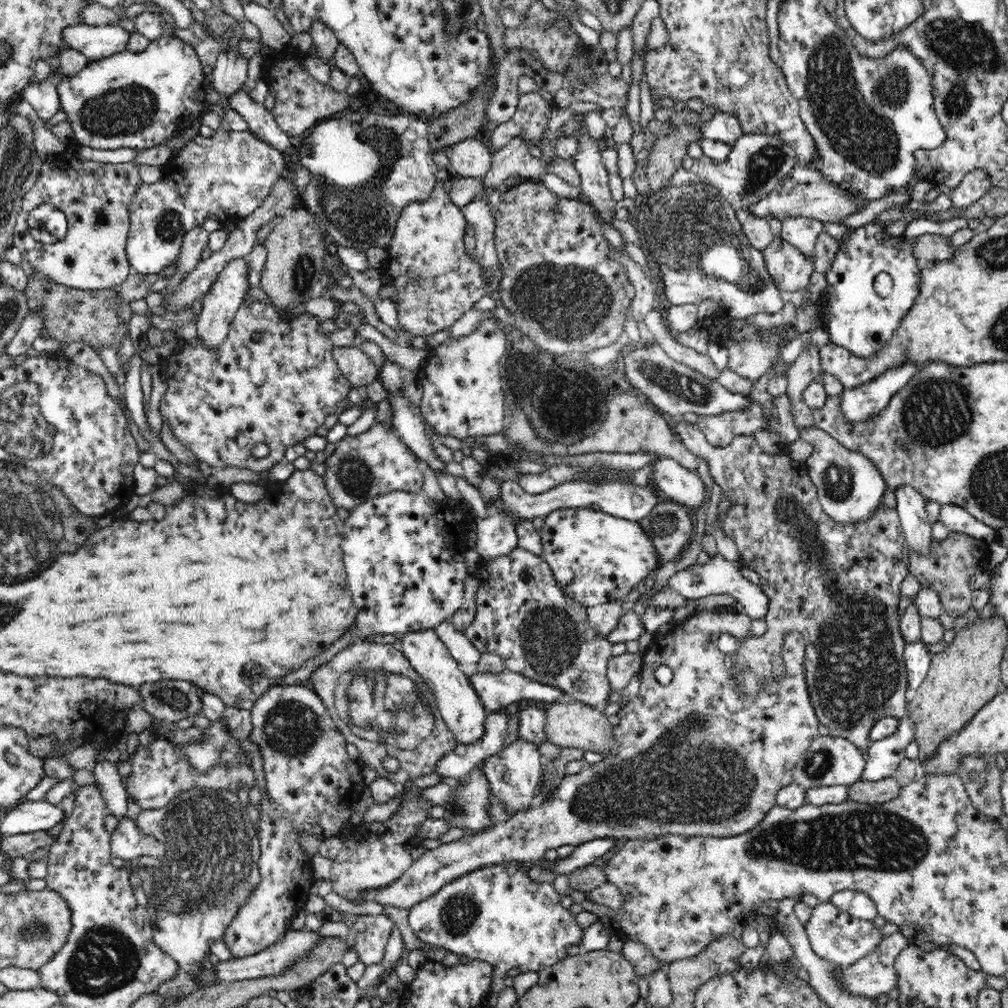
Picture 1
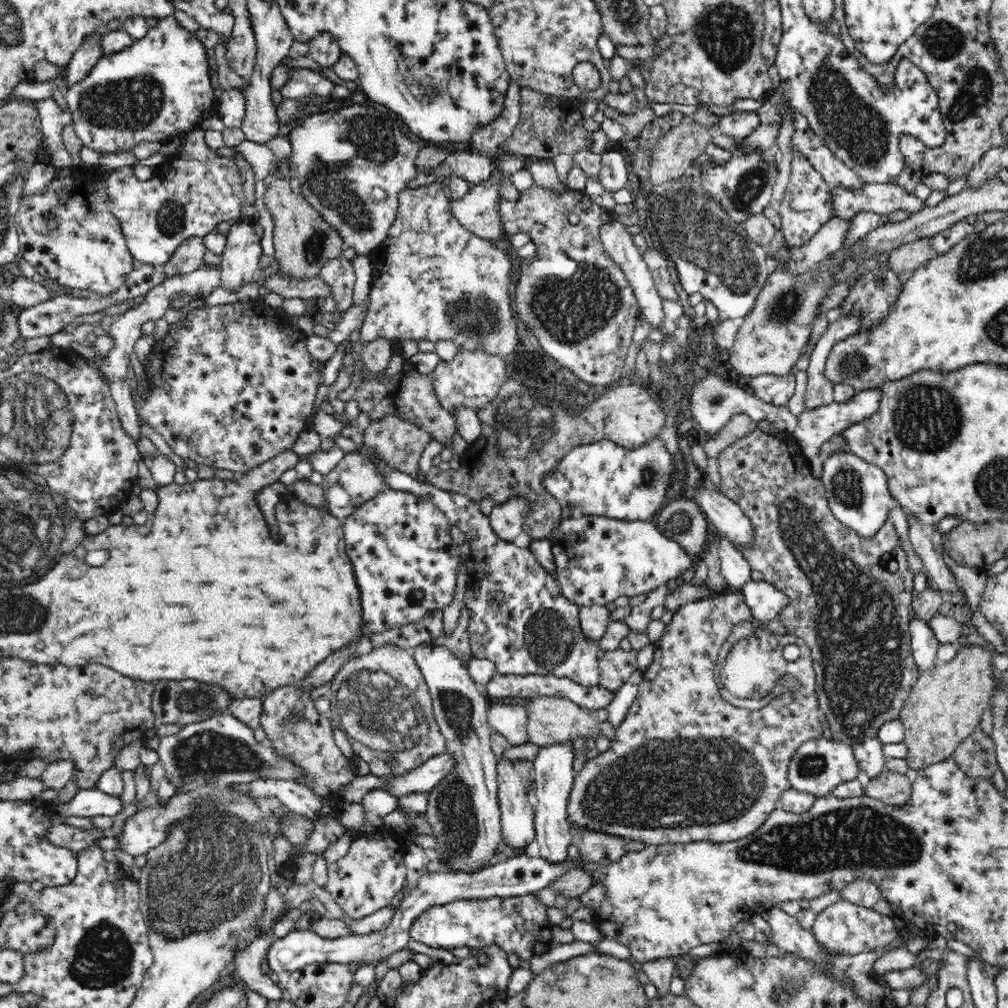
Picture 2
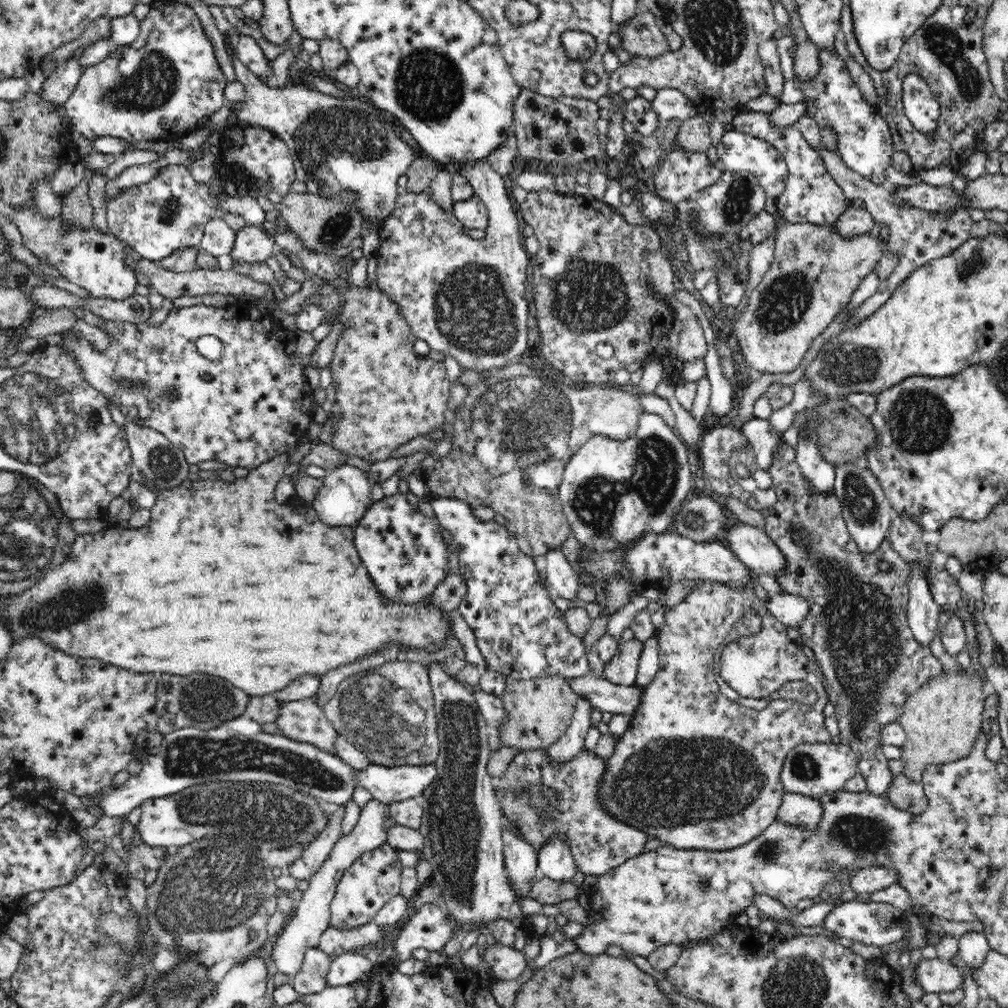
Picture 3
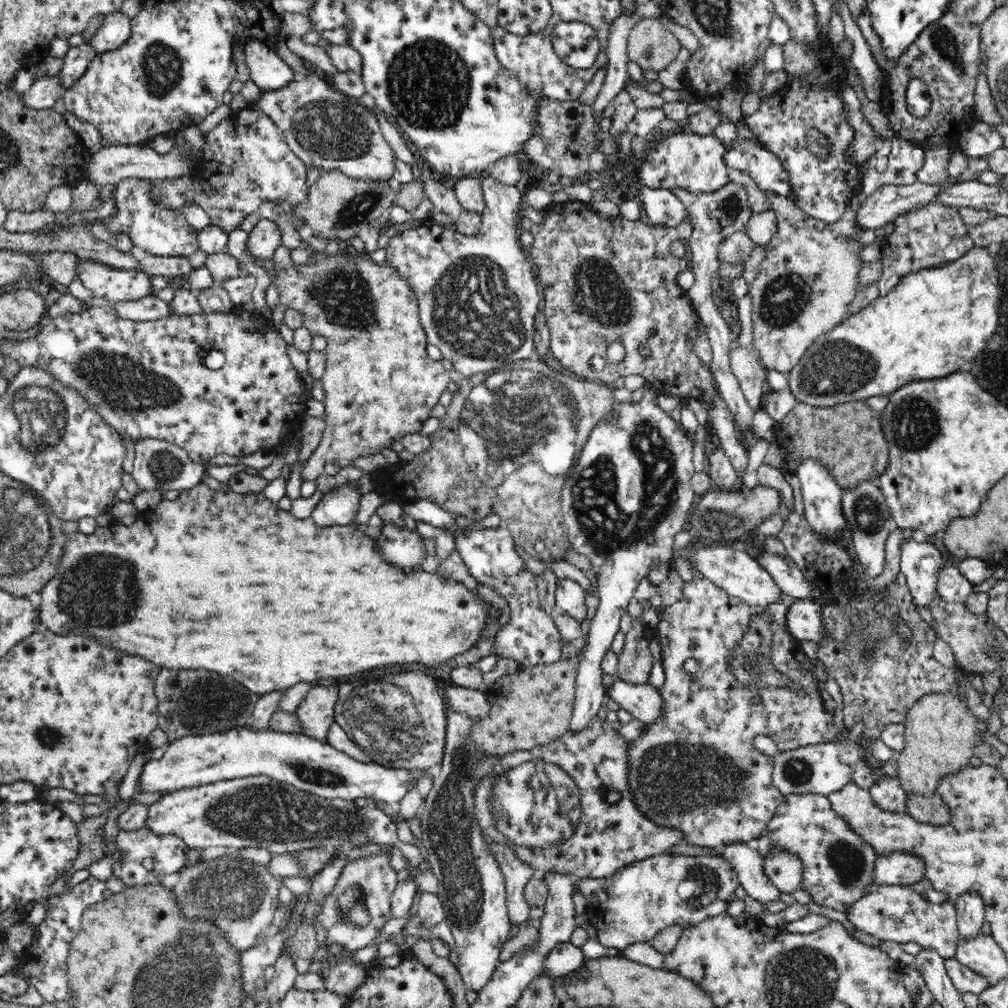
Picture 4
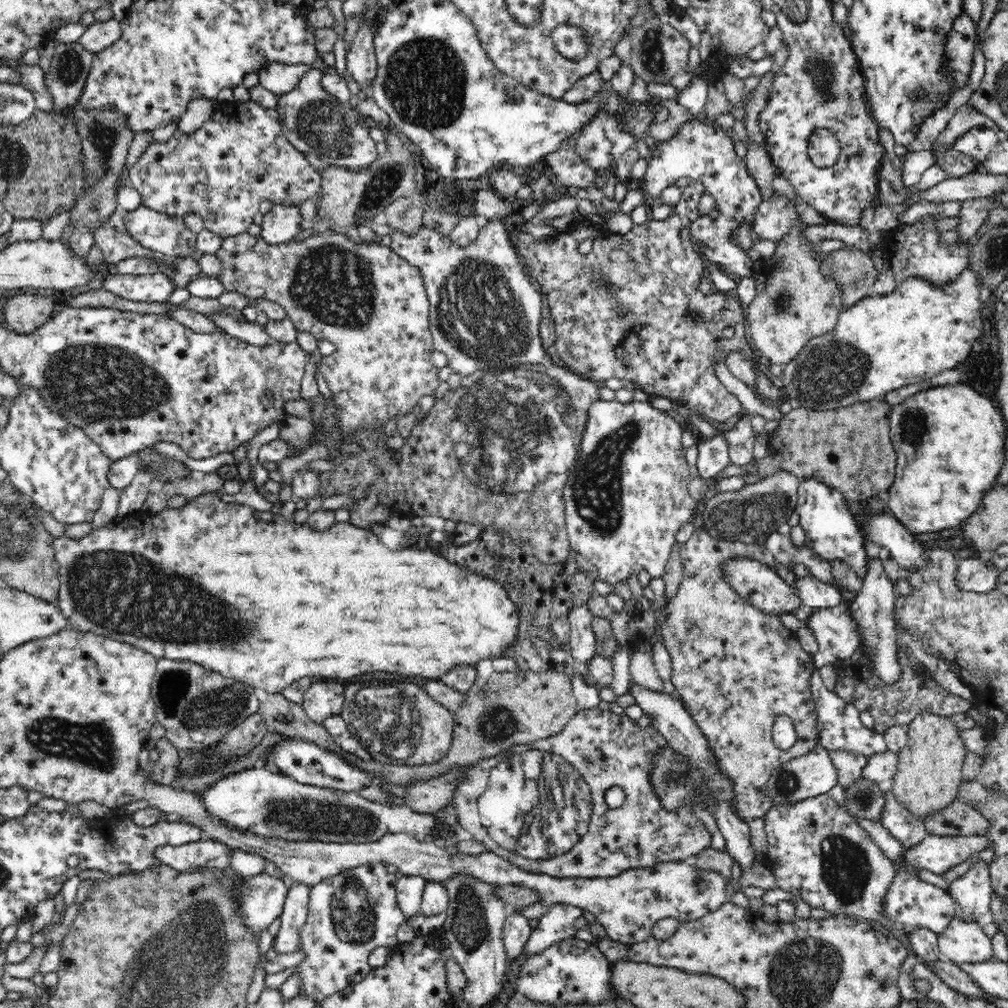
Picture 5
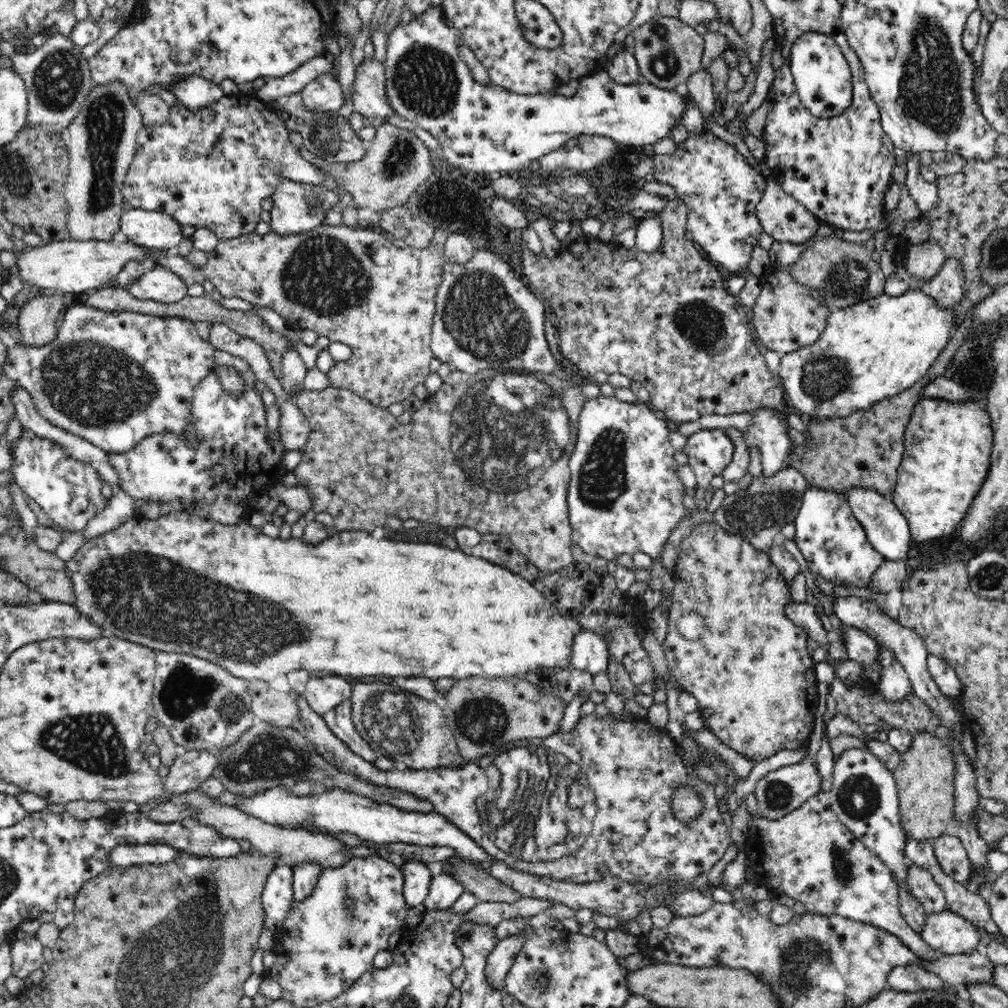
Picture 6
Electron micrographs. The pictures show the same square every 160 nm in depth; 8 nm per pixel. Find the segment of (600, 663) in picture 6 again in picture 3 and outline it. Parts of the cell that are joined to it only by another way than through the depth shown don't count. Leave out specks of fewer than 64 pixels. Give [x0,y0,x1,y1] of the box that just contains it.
[546,548,579,602]

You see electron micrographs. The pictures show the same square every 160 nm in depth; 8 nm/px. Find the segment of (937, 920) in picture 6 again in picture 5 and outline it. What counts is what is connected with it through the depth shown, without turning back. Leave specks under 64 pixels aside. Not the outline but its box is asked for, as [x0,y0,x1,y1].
[938,917,995,965]

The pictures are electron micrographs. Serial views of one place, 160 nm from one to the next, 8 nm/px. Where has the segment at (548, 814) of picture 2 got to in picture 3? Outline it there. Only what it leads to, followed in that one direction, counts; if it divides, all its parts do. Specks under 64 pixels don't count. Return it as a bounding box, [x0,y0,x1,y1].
[537,697,592,882]

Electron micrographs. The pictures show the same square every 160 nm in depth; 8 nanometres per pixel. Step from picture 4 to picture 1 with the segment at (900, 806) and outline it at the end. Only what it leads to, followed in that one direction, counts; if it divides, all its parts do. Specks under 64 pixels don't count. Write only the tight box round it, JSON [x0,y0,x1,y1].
[672,417,910,760]

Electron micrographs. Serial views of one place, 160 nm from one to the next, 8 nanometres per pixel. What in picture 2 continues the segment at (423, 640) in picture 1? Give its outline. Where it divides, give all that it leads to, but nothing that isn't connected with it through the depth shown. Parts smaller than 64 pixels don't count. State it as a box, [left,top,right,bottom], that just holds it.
[411,643,503,873]

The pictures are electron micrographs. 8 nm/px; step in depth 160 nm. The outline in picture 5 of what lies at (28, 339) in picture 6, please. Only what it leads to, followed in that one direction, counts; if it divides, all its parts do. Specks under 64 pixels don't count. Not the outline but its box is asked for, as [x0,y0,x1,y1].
[2,291,59,334]

